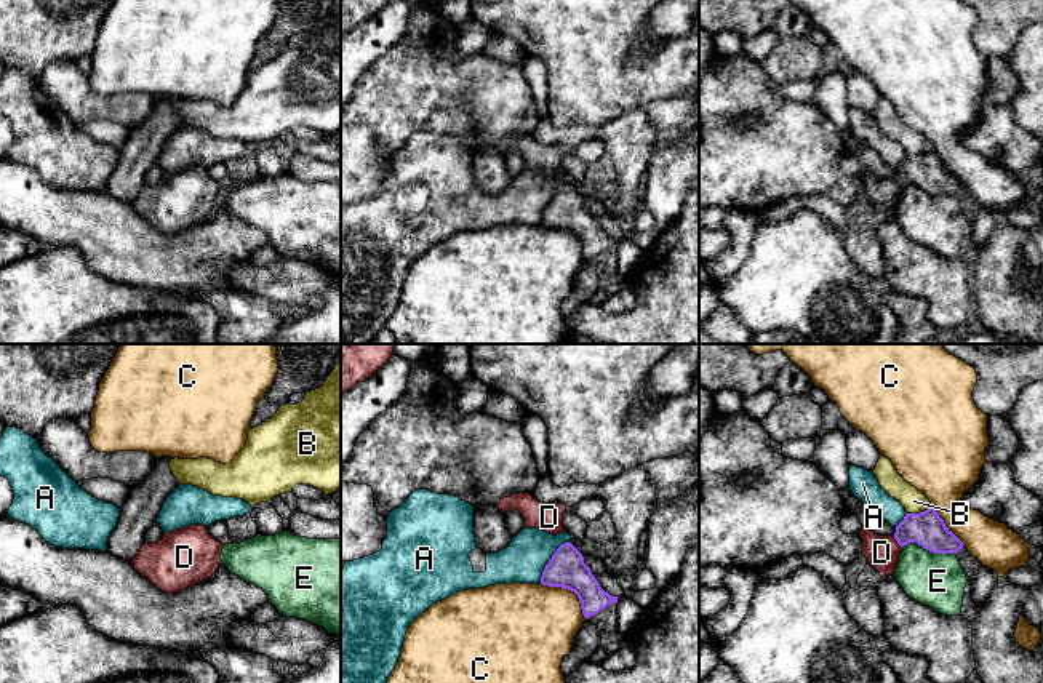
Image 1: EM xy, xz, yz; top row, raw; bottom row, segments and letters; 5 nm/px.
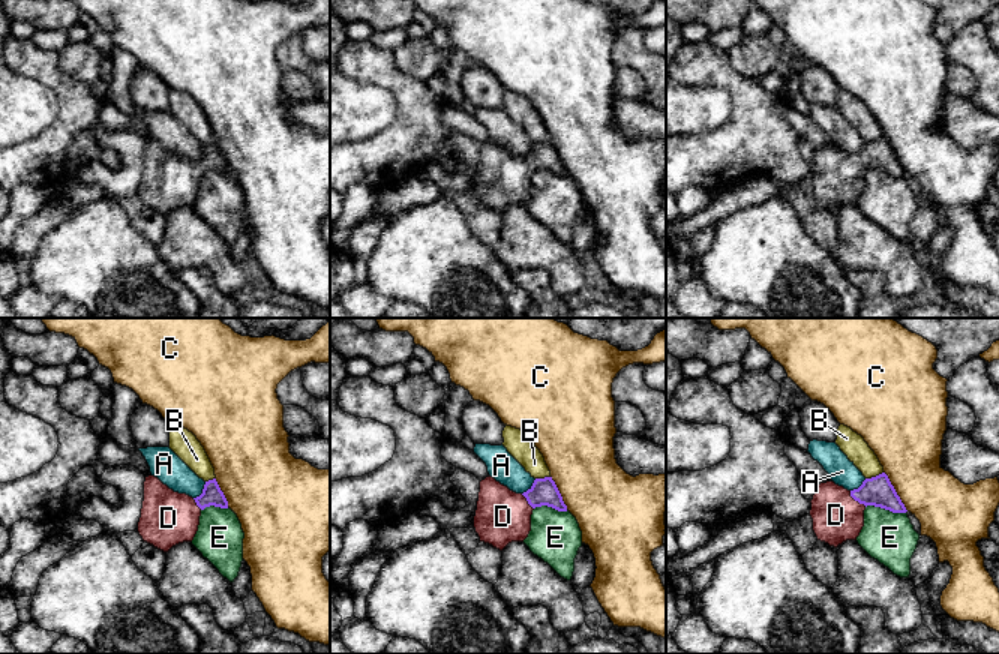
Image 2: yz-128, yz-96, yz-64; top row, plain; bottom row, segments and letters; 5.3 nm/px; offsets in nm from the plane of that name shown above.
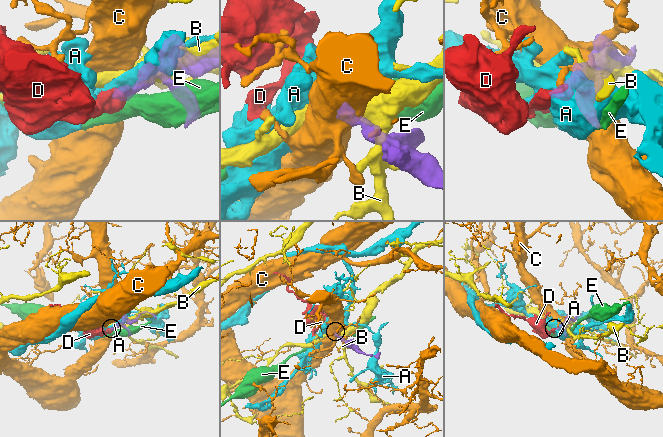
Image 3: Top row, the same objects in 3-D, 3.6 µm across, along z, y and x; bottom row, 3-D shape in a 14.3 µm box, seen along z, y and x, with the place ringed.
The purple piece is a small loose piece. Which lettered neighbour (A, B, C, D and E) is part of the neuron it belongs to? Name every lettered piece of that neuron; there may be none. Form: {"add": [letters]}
{"add": ["D"]}

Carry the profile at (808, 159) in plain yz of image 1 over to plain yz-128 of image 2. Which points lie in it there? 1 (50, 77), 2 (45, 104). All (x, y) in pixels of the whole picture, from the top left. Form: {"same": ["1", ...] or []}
{"same": ["1"]}

